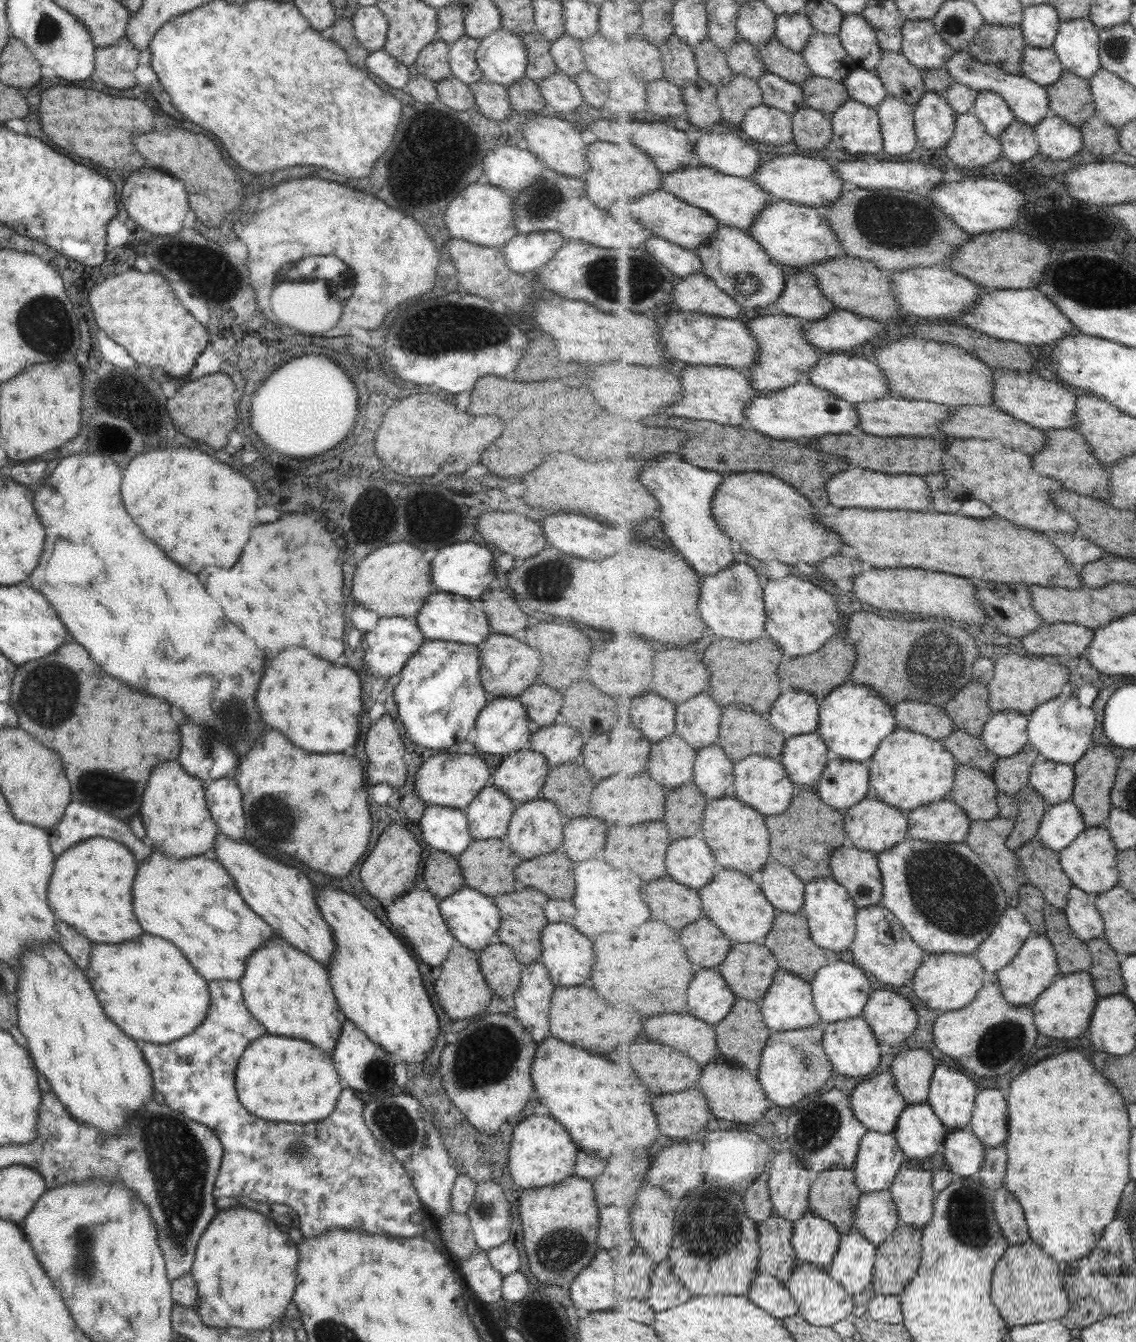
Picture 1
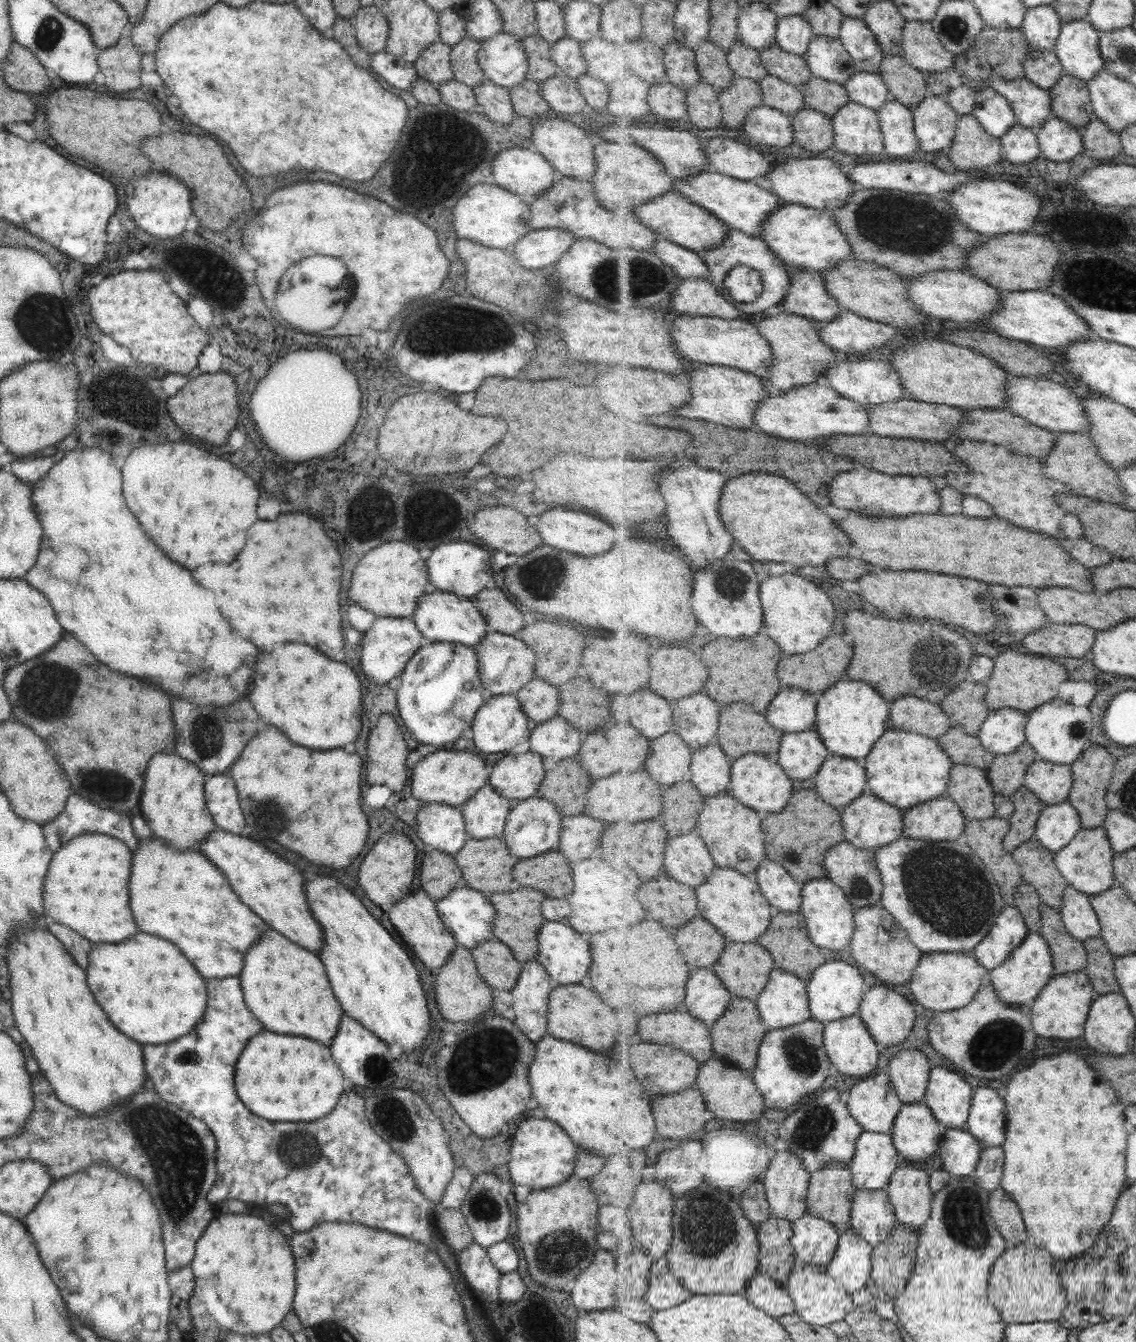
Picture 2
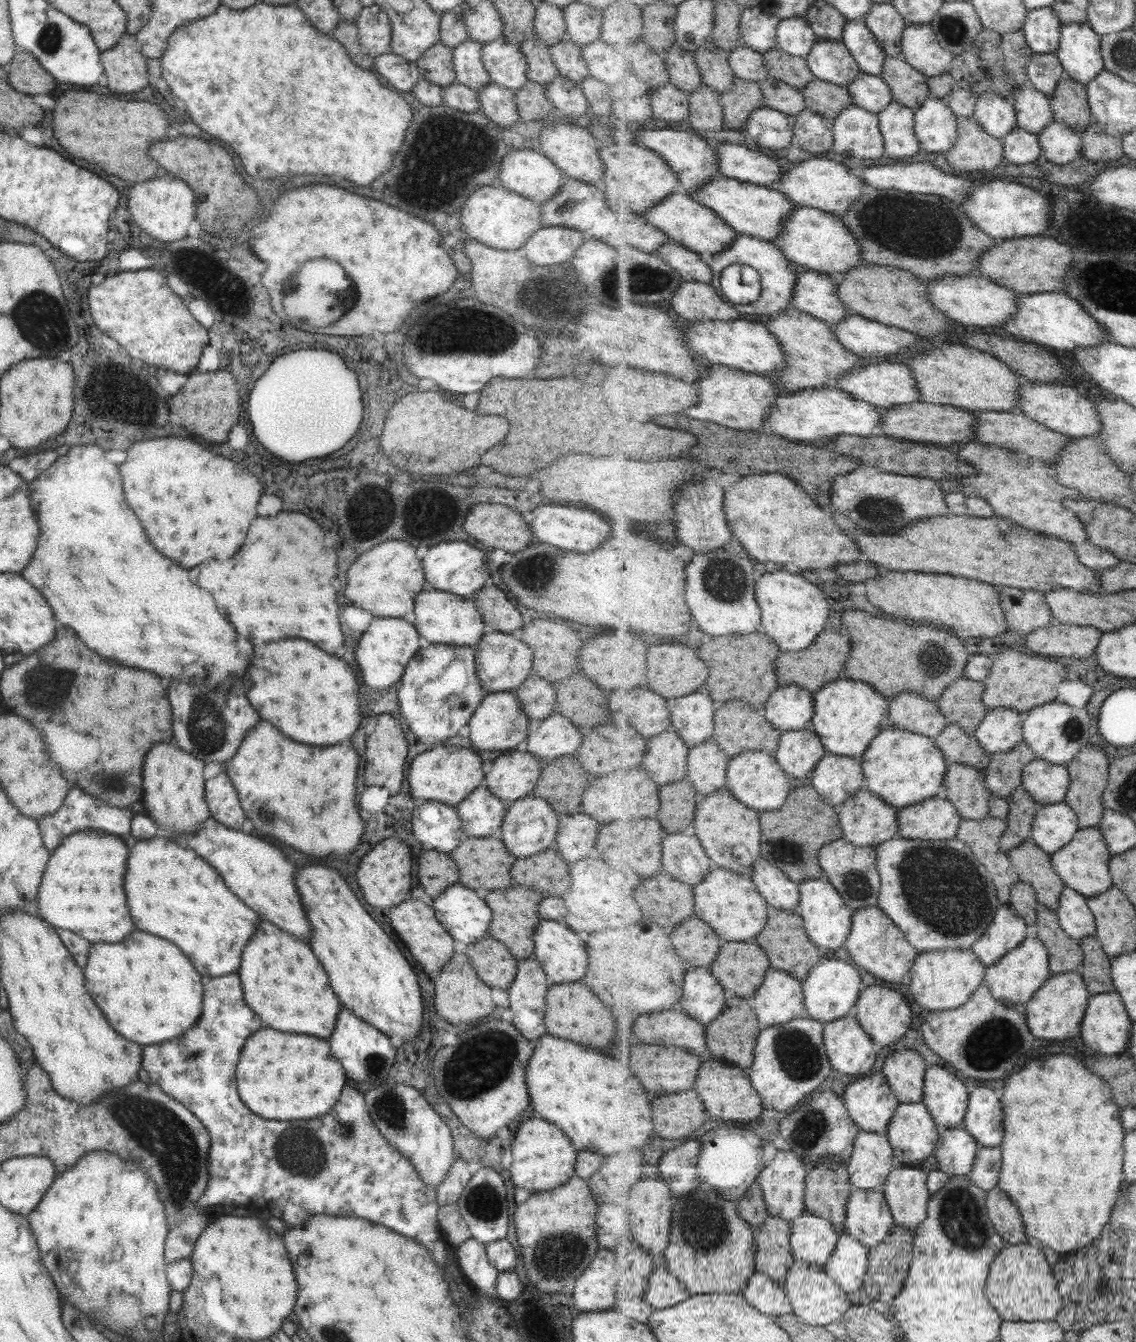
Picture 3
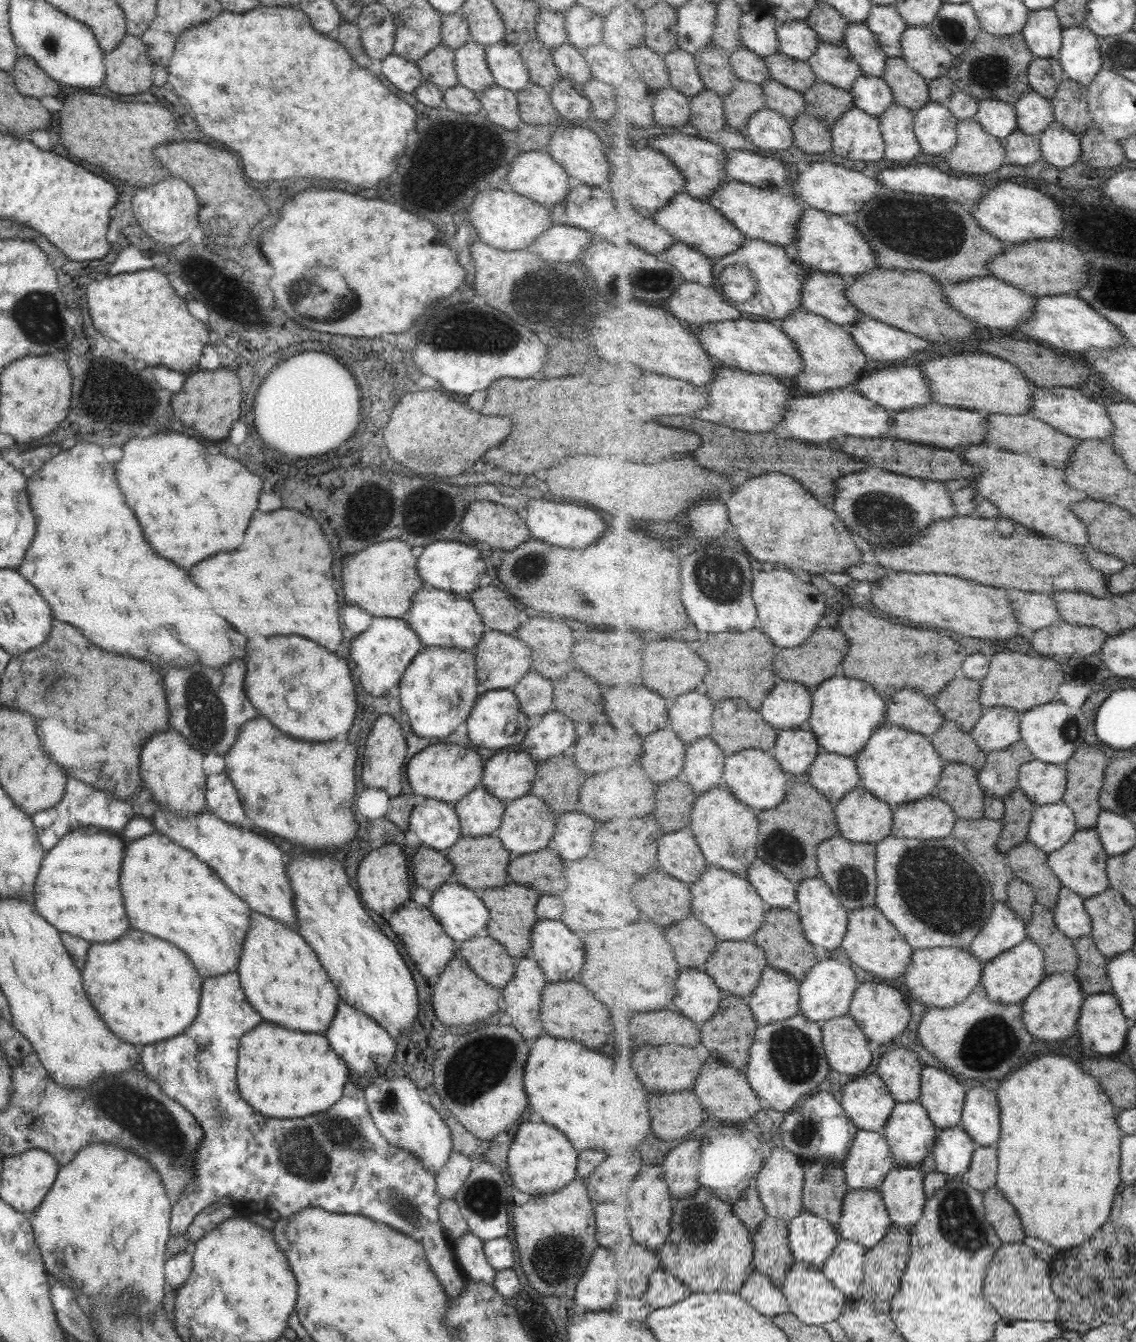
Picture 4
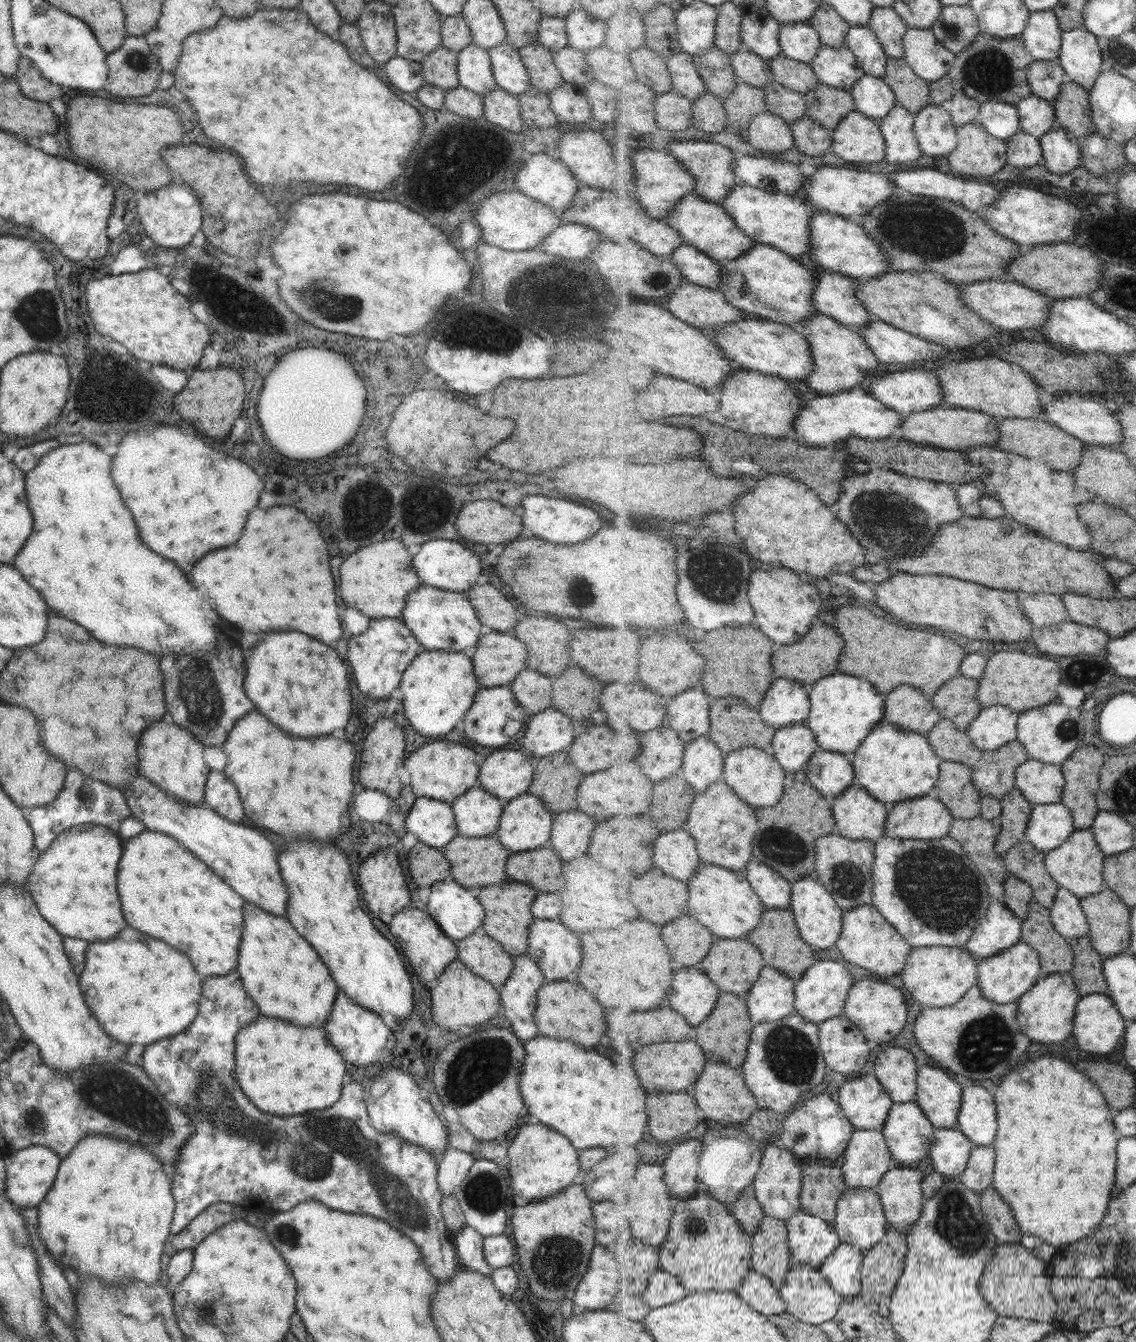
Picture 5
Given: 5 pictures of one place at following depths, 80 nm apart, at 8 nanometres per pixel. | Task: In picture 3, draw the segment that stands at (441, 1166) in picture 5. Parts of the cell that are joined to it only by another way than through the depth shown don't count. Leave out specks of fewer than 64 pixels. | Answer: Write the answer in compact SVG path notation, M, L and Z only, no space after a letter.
M455 1157L442 1179L436 1184L438 1207L455 1203L463 1190L464 1184L471 1178L472 1173L472 1165L462 1158Z

